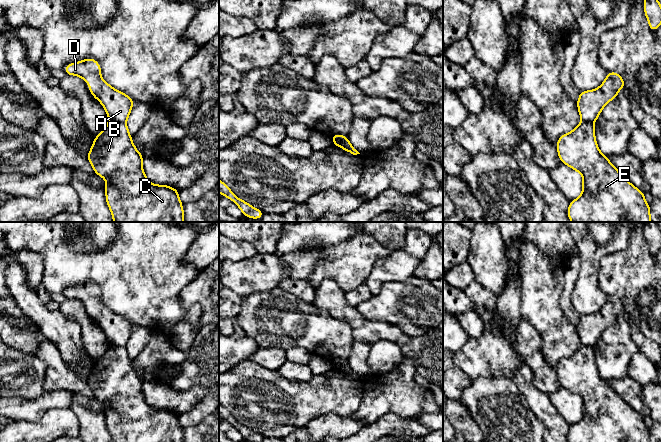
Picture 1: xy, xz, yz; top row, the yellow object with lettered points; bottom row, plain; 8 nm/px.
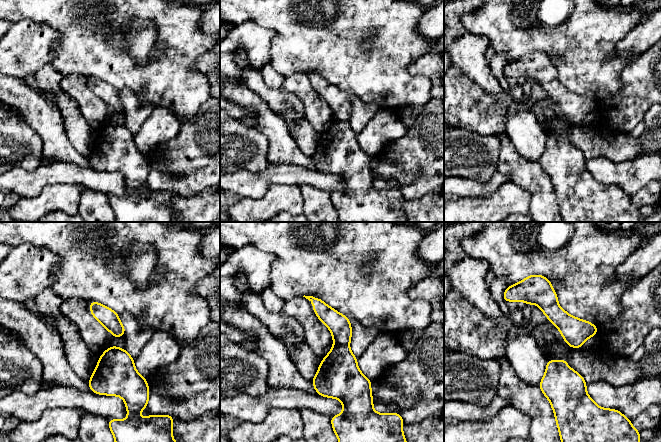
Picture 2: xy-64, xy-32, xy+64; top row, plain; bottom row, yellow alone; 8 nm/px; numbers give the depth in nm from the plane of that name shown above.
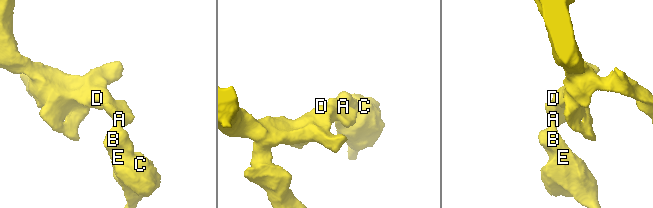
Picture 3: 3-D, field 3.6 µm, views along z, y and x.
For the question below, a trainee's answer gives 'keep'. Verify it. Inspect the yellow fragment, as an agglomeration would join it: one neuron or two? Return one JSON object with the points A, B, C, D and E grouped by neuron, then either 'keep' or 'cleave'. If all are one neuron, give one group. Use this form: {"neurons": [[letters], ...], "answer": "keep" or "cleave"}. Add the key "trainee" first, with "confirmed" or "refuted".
{"trainee": "refuted", "neurons": [["A", "D"], ["B", "C", "E"]], "answer": "cleave"}

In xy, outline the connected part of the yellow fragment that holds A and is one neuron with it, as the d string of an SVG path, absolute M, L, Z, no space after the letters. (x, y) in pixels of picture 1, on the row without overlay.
M95 283L65 290L66 299L77 299L88 306L93 321L101 326L110 345L126 347L134 324L107 308L100 300L101 291Z

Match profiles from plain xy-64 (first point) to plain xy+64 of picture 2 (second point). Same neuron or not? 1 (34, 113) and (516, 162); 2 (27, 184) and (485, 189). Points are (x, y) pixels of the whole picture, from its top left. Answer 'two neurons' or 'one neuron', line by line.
1: one neuron
2: one neuron

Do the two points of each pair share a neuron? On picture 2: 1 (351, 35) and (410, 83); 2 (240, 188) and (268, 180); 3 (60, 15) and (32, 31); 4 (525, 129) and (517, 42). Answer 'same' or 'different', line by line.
1: same
2: same
3: different
4: different

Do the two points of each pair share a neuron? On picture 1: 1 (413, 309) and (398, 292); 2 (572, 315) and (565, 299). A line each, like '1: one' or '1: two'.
1: one
2: one

